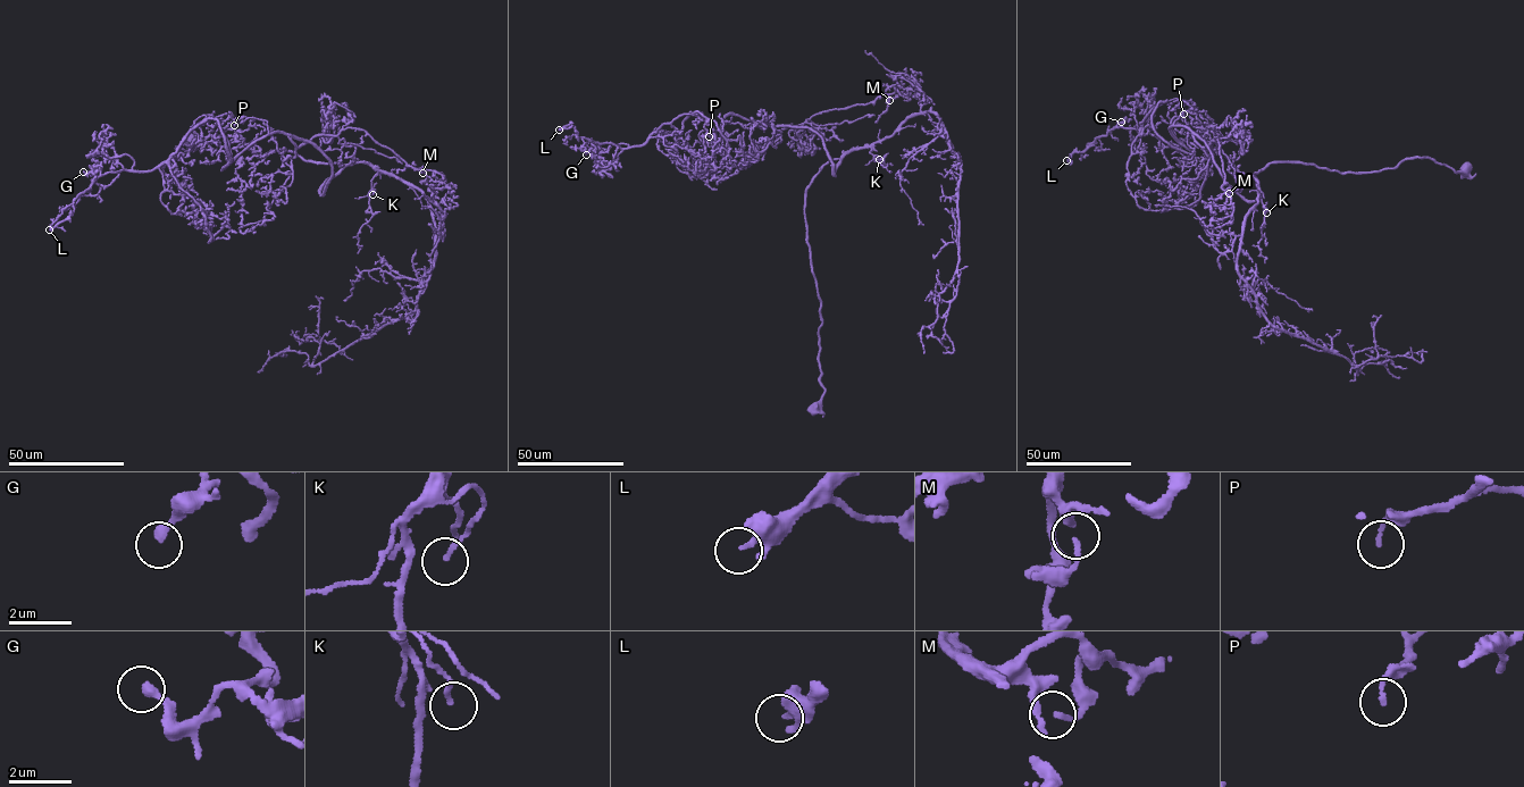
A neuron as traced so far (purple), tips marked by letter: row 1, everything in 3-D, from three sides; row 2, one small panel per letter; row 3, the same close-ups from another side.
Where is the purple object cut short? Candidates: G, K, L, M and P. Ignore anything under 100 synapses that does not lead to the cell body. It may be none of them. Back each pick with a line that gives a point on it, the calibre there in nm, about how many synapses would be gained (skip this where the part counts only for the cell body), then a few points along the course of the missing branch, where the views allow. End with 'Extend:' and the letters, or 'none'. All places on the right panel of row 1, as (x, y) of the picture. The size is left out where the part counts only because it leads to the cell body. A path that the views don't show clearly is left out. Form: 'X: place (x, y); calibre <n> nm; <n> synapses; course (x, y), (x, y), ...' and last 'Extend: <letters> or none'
L: place (1066, 160); calibre 260 nm; 300 synapses; course (1066, 160), (1062, 165), (1064, 198), (1079, 235), (1106, 276), (1114, 257)
Extend: L

